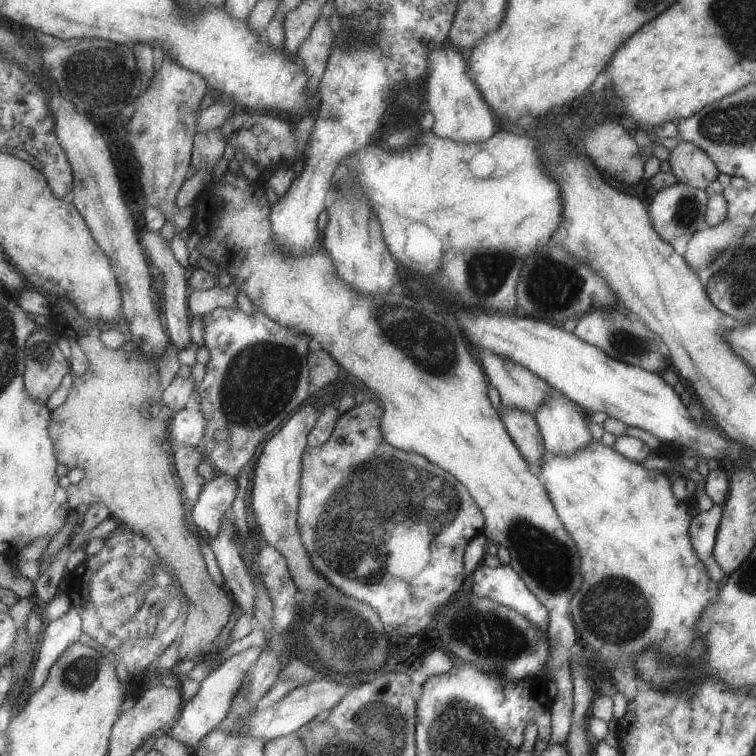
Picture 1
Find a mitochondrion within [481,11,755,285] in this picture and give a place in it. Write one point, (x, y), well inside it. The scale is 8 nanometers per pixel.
(687, 210)

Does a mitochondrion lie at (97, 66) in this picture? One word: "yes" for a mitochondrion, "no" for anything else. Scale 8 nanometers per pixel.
yes

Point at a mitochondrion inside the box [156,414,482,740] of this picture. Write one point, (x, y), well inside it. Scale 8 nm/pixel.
(386, 496)

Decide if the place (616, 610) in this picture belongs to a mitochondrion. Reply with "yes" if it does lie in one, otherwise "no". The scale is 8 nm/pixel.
yes

